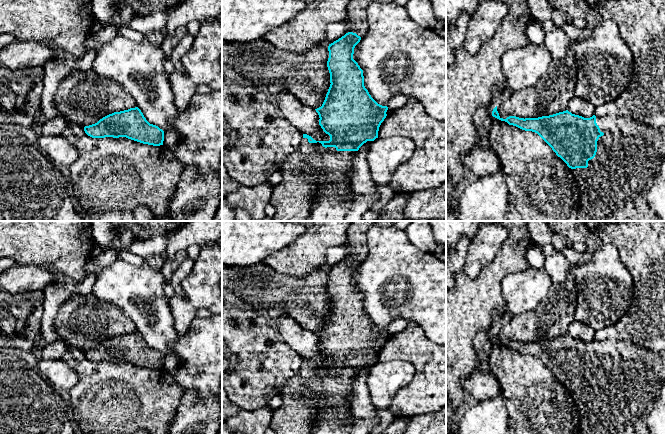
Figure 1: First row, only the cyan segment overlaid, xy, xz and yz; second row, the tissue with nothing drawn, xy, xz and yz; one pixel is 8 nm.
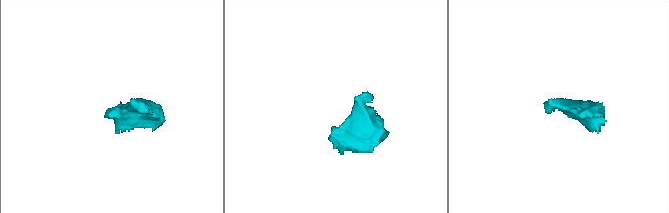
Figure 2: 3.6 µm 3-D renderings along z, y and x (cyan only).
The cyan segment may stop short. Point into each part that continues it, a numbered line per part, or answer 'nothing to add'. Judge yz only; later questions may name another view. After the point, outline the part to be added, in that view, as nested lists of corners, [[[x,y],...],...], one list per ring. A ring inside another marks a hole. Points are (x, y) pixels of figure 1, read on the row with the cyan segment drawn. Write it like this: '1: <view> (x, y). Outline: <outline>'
1: yz (613, 187). Outline: [[[596,116],[604,133],[587,168],[572,169],[580,195],[577,221],[659,221],[646,199],[665,158],[665,128],[652,127],[630,116]]]

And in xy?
nothing to add

